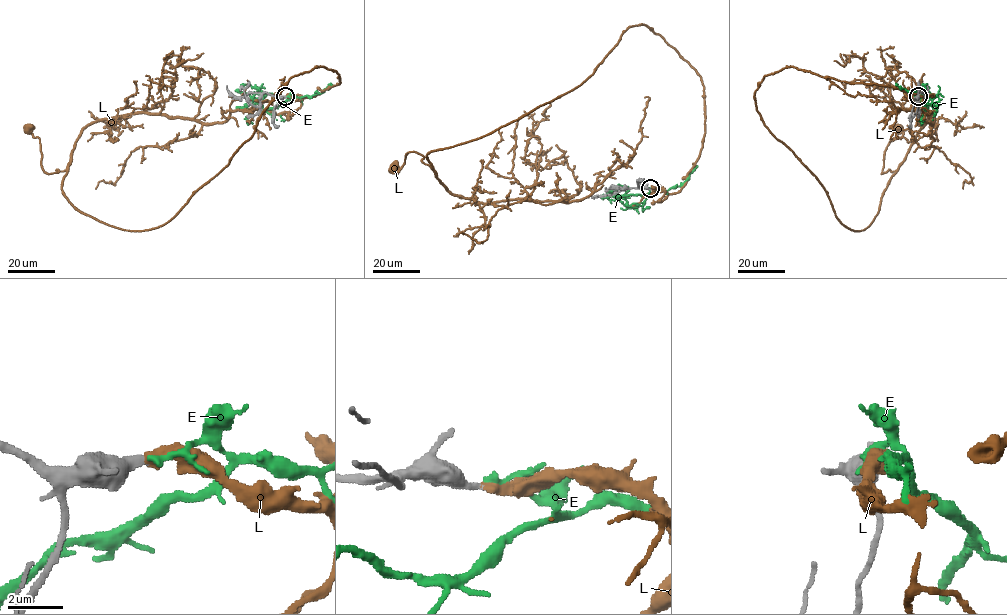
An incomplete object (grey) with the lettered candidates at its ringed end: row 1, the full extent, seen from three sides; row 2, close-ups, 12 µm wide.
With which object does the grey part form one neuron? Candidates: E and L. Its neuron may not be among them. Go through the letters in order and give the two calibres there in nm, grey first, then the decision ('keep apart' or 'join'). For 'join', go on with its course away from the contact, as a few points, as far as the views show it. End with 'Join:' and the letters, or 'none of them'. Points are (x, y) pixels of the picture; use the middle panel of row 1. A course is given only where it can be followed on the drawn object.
E: 360 nm thick on the grey side, 200 nm on the other; keep apart
L: 380 nm thick on the grey side, 400 nm on the other; join; it runs (650, 189), (686, 182), (704, 88), (642, 24), (575, 88), (434, 150), (431, 166), (409, 152), (393, 168)
Join: L

